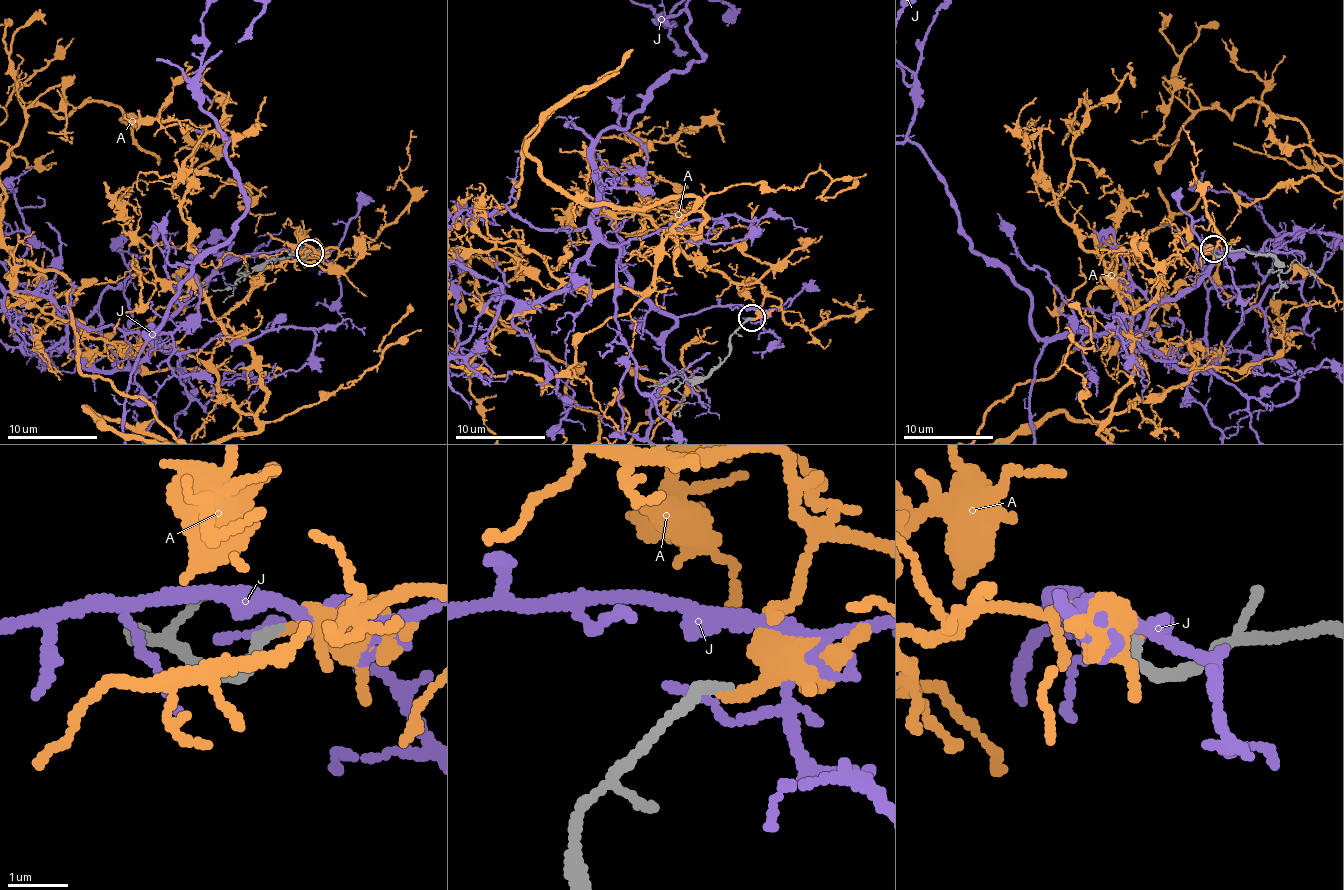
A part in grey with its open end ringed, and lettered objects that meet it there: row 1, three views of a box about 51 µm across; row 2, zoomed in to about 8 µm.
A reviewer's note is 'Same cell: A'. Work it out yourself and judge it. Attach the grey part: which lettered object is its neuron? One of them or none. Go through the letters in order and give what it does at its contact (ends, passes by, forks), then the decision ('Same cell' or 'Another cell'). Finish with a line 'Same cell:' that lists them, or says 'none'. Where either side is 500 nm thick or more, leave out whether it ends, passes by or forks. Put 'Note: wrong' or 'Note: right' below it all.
A: It ends there. Same cell
J: It ends there. Another cell
Same cell: A
Note: right

